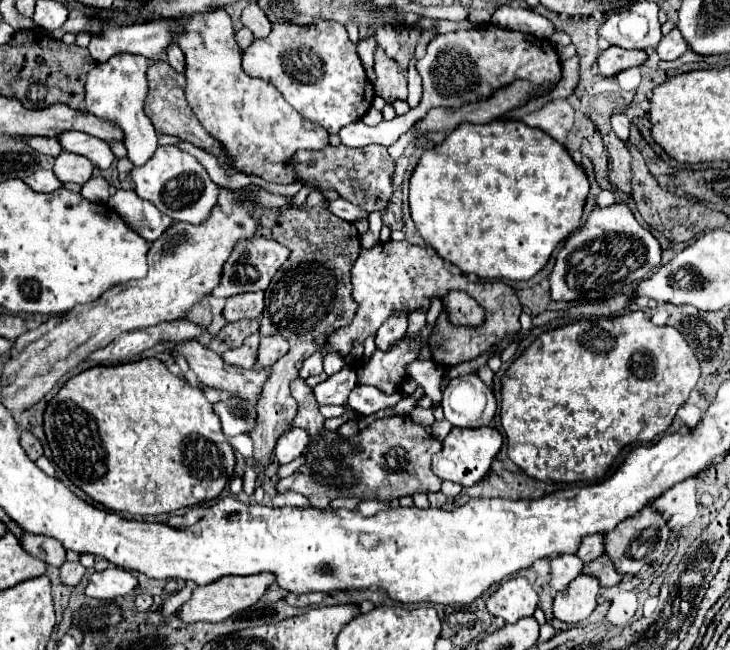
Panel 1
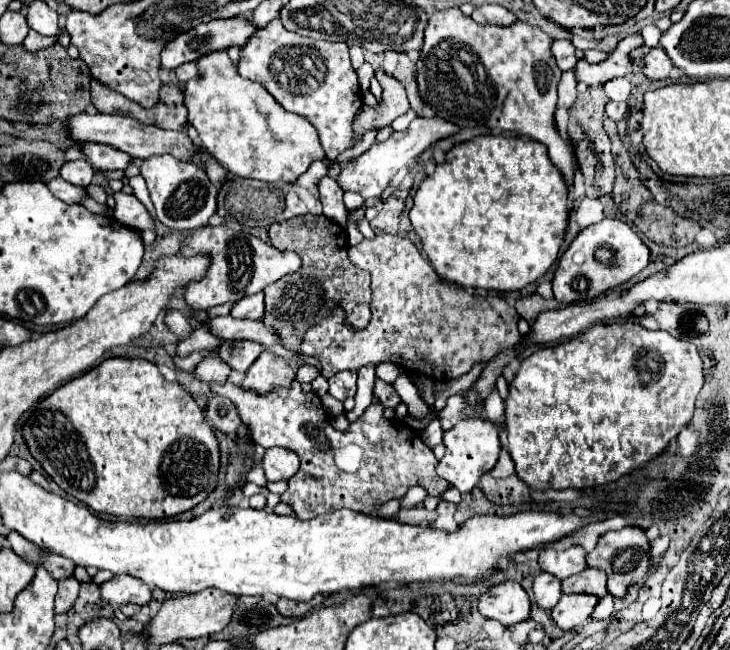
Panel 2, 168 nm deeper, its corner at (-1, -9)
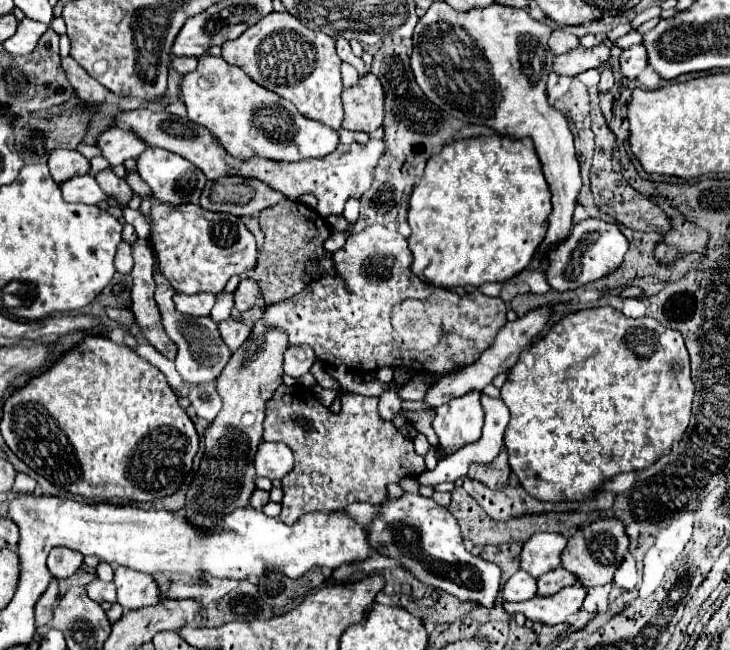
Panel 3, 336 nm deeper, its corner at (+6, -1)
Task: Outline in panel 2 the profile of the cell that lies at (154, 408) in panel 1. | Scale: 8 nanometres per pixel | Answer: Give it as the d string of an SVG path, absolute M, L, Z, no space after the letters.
M108 359L98 367L90 369L82 377L76 377L56 389L50 397L46 397L32 417L24 425L24 439L30 447L34 459L44 467L44 471L74 499L86 503L96 513L110 513L118 517L132 517L132 519L166 519L178 513L190 511L198 503L202 503L218 485L218 471L220 471L220 447L214 429L206 423L206 413L196 405L192 395L178 385L176 381L164 379L158 367L146 359Z

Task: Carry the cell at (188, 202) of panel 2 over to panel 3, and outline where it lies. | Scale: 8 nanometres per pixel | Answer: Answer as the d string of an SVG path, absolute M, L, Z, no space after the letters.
M147 147L137 157L137 171L145 179L145 183L151 187L153 197L163 203L171 203L171 205L199 203L199 195L201 195L205 181L207 181L205 175L201 173L201 169L197 169L193 163L189 163L187 159L183 159L175 153L159 149L159 147Z

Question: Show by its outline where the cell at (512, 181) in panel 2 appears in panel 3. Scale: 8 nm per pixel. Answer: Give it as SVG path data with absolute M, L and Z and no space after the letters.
M499 135L457 139L457 141L449 143L449 145L445 145L439 155L431 157L427 161L423 177L421 177L419 185L413 189L413 193L409 197L407 221L409 221L409 227L411 227L411 235L409 235L407 241L409 241L409 249L413 253L413 265L411 265L411 269L423 281L429 281L431 285L437 285L437 287L443 287L443 289L455 289L455 287L467 287L467 285L481 287L483 283L491 283L491 281L503 283L505 279L511 279L513 275L517 275L519 271L523 271L531 263L531 259L533 259L539 243L545 237L549 213L551 213L551 193L549 193L547 181L543 177L541 163L537 159L537 153L535 153L535 147L533 147L531 139L511 139L511 137L499 137Z

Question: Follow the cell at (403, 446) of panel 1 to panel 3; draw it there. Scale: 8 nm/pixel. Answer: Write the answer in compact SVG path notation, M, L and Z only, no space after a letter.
M281 385L275 395L267 401L267 419L265 419L265 441L281 441L291 447L295 455L295 467L281 479L283 501L279 519L285 523L297 521L297 517L313 511L333 513L355 501L381 505L387 497L387 485L399 483L403 477L419 475L425 471L423 459L415 453L413 441L405 439L391 421L383 421L377 413L377 397L363 397L347 393L343 395L343 407L339 413L331 413L321 405L315 395L301 385L285 387Z

